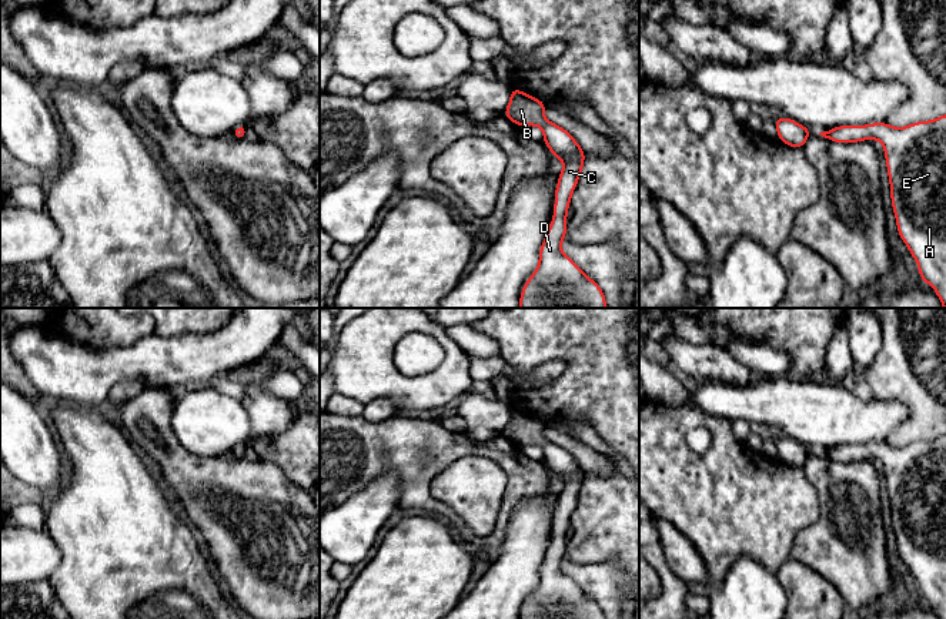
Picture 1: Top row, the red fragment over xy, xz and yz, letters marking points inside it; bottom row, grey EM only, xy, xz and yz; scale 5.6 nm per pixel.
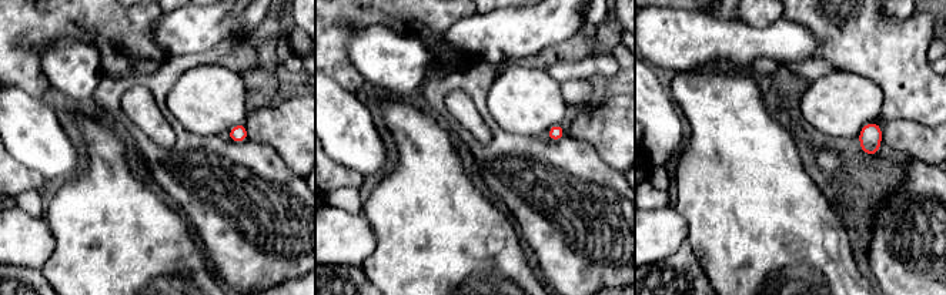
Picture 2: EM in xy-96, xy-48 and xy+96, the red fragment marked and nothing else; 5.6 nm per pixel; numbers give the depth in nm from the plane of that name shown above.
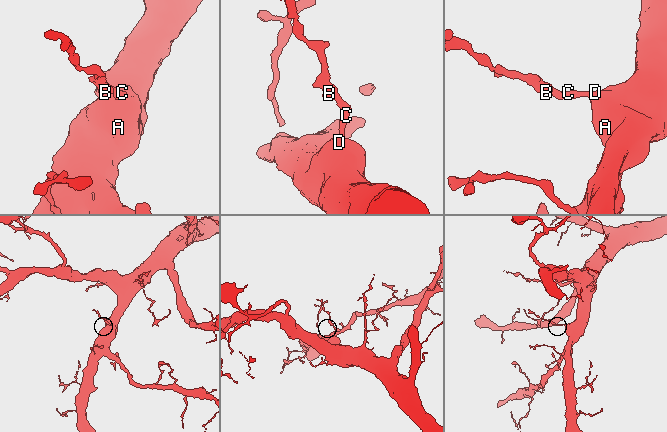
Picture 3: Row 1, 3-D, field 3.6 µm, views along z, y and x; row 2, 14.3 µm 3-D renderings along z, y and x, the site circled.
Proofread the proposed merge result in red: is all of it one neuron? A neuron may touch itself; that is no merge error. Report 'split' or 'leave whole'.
leave whole

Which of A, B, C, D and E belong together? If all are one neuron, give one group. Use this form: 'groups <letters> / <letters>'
groups A B C D E

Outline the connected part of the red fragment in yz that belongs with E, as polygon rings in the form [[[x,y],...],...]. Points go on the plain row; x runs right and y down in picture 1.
[[[946,434],[900,448],[872,442],[839,445],[819,454],[835,462],[882,461],[899,555],[917,580],[919,598],[935,608],[939,619],[946,619]]]

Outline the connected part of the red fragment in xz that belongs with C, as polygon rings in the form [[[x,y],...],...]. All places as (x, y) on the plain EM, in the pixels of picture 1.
[[[509,406],[509,412],[509,425],[502,435],[519,446],[539,445],[544,464],[564,481],[555,509],[554,539],[539,568],[539,583],[527,599],[521,619],[605,619],[601,606],[561,572],[561,561],[566,558],[566,531],[586,474],[566,449],[542,435],[546,422],[518,408]]]

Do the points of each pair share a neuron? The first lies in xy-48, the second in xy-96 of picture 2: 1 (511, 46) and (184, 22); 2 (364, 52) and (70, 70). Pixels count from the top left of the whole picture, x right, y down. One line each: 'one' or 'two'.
1: one
2: one

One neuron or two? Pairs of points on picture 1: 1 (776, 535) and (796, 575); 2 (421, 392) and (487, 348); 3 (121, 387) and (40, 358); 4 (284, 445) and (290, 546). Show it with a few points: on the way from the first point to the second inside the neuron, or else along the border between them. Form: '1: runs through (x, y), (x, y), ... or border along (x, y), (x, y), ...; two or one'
1: border along (789, 555), (775, 572); two
2: border along (447, 330), (470, 354); two
3: border along (144, 385), (137, 381), (119, 381), (107, 397); two
4: border along (258, 458), (271, 461), (304, 489); two

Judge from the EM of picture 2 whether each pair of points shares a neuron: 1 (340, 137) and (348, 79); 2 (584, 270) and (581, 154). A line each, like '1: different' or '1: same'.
1: different
2: same

